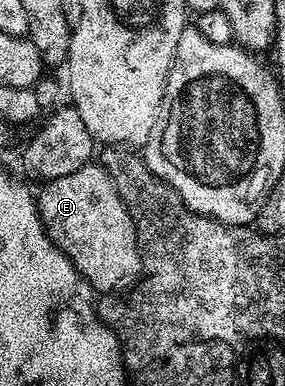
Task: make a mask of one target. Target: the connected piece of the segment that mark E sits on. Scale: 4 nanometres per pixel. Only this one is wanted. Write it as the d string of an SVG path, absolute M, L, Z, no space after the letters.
M89 162L82 170L47 181L43 187L40 196L38 192L38 207L44 230L54 246L67 254L93 293L115 293L123 280L131 281L140 272L134 222L105 168Z

